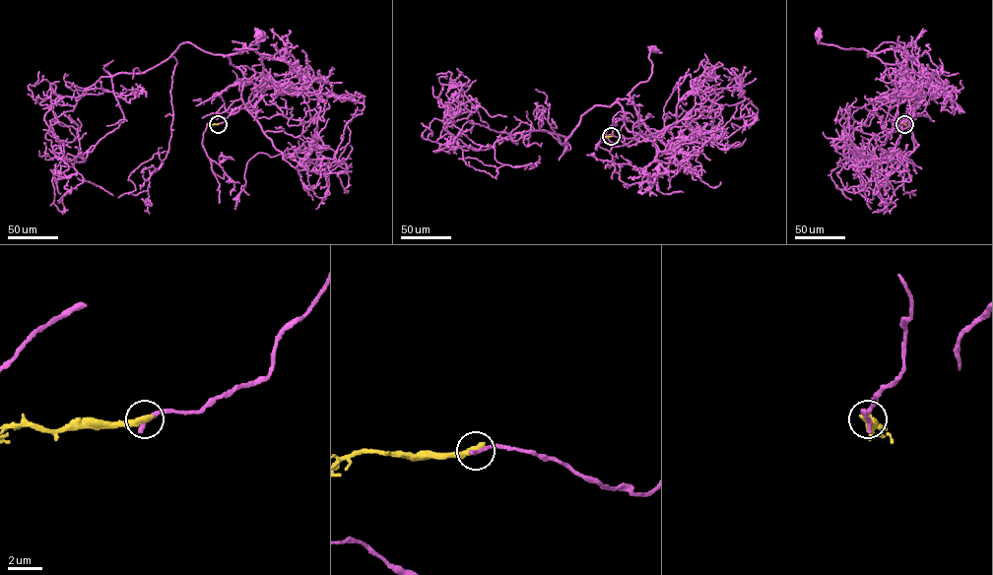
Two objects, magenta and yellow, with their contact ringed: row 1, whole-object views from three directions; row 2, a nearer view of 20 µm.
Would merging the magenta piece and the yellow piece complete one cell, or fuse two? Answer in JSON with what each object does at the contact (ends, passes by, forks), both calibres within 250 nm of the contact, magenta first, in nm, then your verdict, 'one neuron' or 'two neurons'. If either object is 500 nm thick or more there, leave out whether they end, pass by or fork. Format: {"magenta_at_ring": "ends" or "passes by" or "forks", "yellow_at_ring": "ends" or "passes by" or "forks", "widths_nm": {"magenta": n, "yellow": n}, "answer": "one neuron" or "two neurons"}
{"magenta_at_ring": "ends", "yellow_at_ring": "ends", "widths_nm": {"magenta": 320, "yellow": 400}, "answer": "two neurons"}

